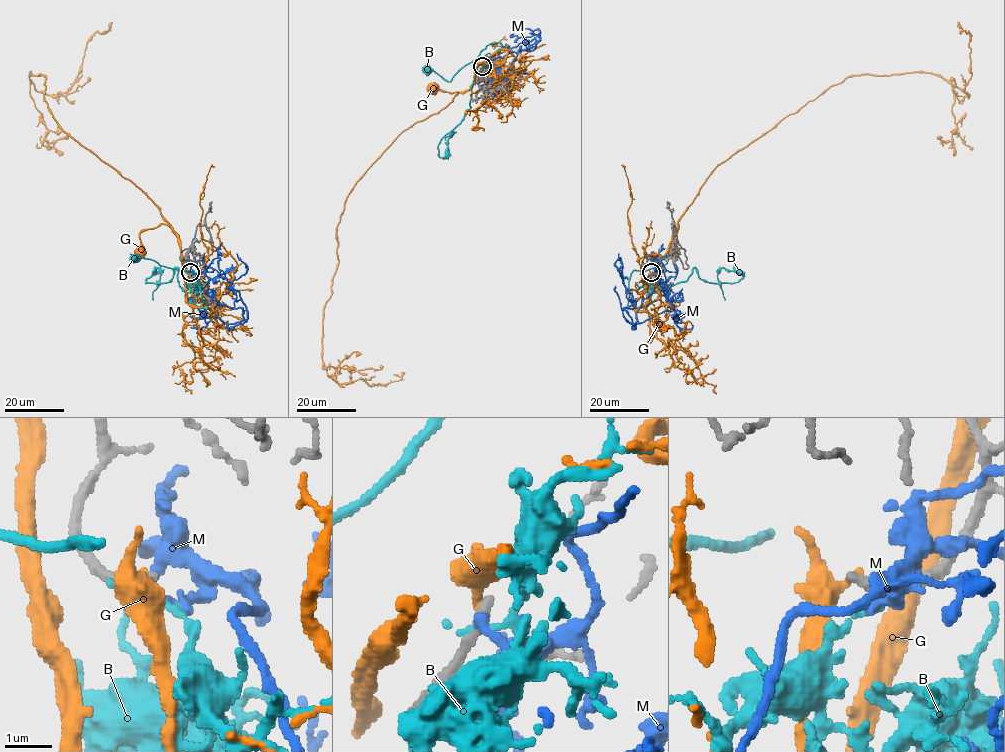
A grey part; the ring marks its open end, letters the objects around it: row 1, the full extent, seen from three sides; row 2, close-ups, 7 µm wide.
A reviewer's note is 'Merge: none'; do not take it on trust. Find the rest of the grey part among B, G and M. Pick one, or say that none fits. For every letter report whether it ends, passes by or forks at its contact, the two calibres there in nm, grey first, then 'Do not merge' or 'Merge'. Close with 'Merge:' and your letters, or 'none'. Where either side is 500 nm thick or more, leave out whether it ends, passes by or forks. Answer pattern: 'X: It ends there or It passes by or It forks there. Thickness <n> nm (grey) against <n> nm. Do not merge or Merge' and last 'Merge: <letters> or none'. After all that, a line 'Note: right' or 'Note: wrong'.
B: It ends there. Thickness 280 nm (grey) against 140 nm. Do not merge
G: It ends there. Thickness 240 nm (grey) against 340 nm. Do not merge
M: It ends there. Thickness 280 nm (grey) against 200 nm. Do not merge
Merge: none
Note: right

